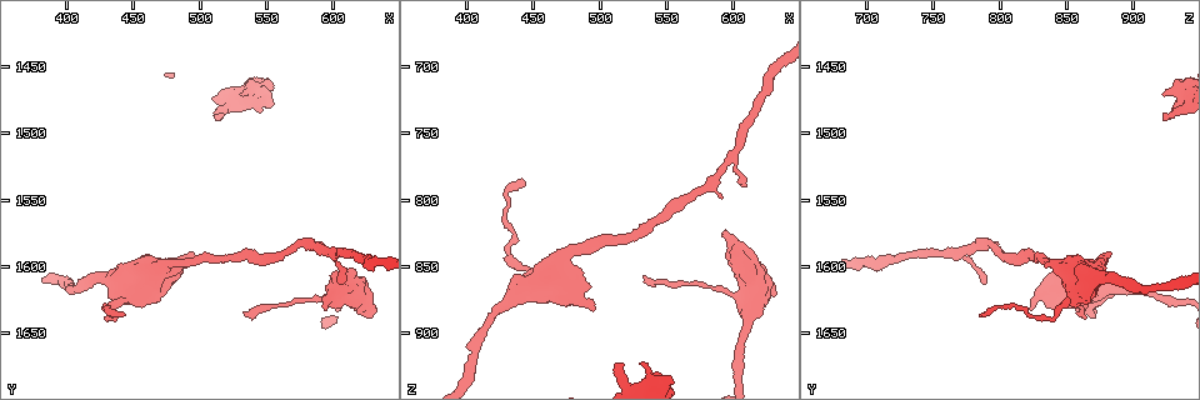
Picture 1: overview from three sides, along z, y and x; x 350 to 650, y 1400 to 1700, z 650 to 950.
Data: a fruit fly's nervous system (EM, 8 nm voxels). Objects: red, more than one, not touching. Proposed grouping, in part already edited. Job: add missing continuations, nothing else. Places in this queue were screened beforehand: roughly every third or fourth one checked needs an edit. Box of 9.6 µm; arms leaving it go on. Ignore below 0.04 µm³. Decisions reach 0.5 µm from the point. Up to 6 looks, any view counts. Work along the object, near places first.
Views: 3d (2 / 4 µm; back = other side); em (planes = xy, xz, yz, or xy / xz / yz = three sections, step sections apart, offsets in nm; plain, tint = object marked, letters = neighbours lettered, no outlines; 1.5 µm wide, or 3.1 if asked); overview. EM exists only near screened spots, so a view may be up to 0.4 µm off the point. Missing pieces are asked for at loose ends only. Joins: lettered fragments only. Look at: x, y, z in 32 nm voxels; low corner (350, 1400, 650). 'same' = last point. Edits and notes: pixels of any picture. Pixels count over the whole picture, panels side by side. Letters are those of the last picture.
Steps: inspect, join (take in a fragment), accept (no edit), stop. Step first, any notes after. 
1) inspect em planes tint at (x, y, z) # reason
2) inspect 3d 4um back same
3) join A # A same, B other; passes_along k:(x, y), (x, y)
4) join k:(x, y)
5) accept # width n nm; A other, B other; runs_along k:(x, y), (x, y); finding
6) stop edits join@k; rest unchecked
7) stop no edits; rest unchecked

inspect 3d 2um at (610, 1614, 790) # branch stops here

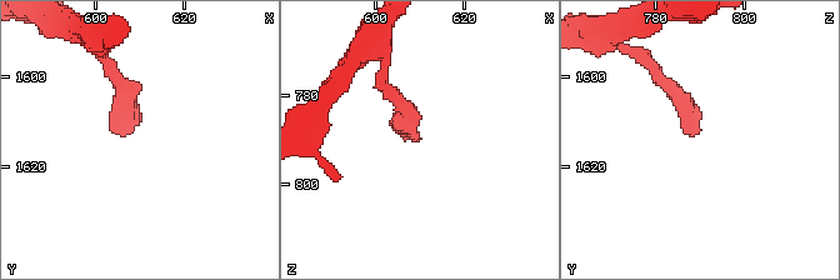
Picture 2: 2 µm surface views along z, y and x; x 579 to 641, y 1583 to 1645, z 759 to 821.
inspect em xz step 4 tint at (609, 1613, 789) # need the tissue

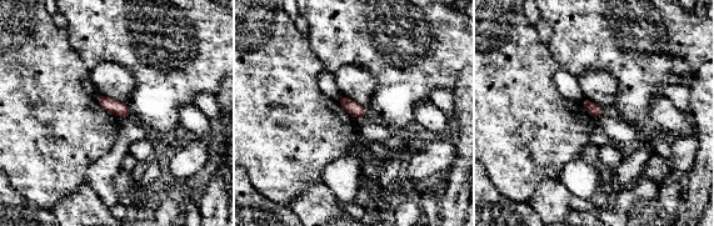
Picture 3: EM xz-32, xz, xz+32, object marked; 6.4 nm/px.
inspect em xz step 4 letters same # see the neighbours

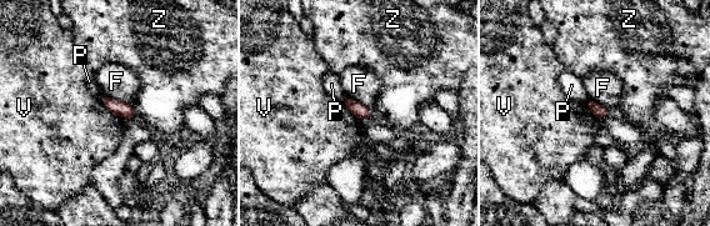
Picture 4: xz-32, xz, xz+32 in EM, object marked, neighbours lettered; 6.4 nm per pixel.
accept # F other, P other, V other, Z other; no lettered fragment goes on from it

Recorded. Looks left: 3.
inspect 3d 4um at (628, 1640, 872) # free end

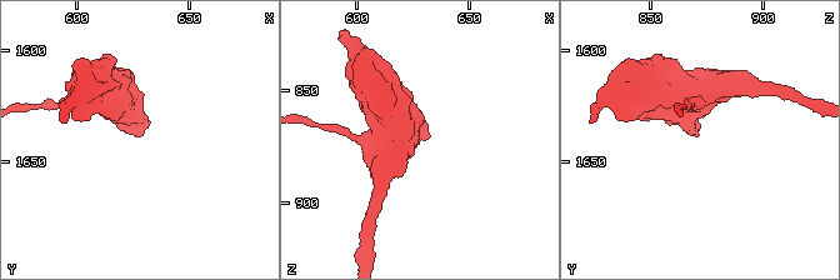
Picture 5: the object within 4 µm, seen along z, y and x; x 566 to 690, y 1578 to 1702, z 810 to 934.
inspect em planes letters at (629, 1637, 871)

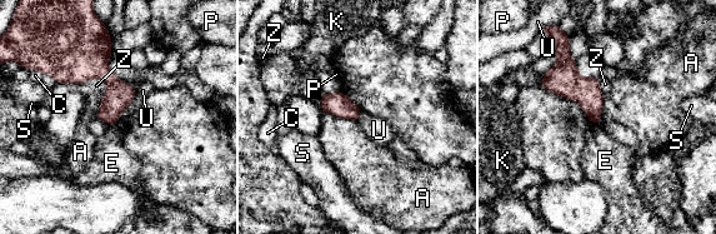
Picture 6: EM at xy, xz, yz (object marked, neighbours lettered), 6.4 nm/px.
accept # A other, C other, E other, K other, P other, S other, U other, Z other; border 6:(136, 89), (118, 123); none of them fits

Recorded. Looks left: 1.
stop no edits; rest unchecked

